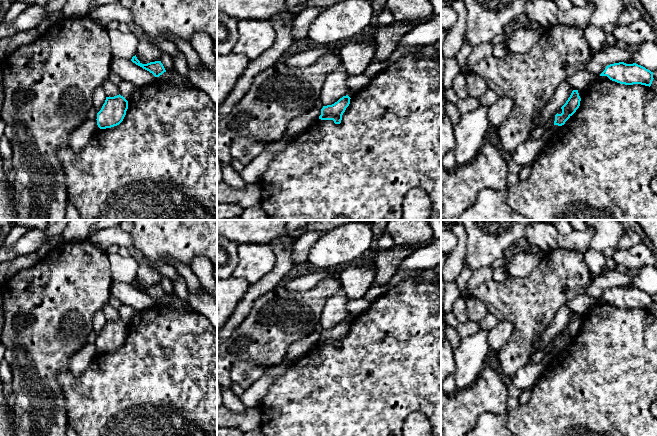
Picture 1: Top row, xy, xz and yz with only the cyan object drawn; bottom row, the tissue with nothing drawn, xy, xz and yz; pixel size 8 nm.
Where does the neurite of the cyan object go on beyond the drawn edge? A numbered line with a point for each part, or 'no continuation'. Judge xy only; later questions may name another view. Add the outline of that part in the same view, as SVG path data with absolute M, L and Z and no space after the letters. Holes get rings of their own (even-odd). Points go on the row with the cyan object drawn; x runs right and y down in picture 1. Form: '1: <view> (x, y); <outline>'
no continuation

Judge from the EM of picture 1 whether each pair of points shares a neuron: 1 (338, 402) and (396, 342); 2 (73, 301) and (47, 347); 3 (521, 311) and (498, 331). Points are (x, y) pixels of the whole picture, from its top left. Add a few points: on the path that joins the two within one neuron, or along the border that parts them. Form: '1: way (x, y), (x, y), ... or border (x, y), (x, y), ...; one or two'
1: way (353, 387), (381, 357); one
2: way (62, 312), (47, 327), (47, 336); one
3: border (499, 320), (513, 327), (503, 345); two

